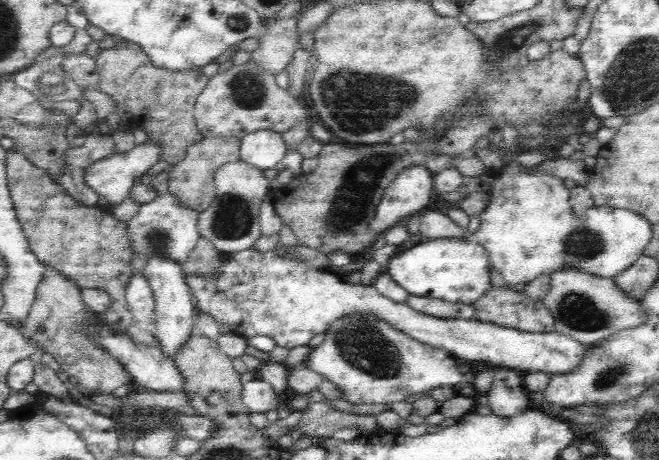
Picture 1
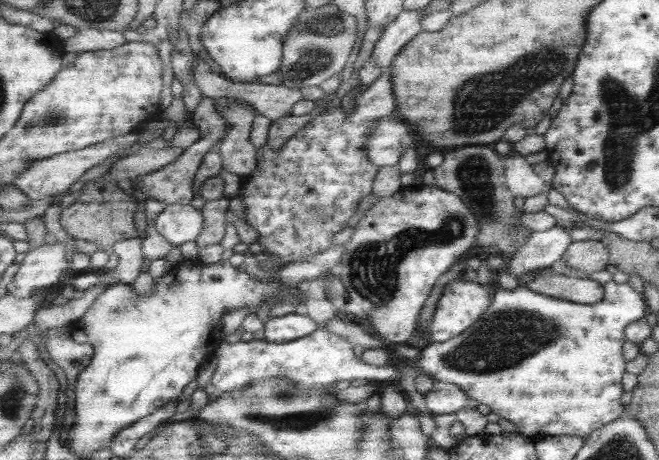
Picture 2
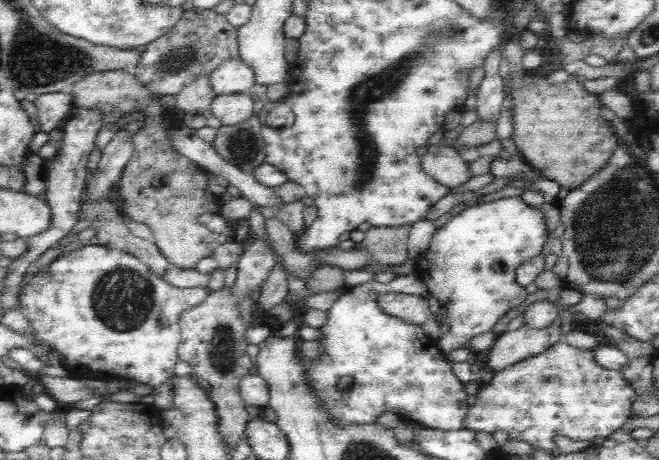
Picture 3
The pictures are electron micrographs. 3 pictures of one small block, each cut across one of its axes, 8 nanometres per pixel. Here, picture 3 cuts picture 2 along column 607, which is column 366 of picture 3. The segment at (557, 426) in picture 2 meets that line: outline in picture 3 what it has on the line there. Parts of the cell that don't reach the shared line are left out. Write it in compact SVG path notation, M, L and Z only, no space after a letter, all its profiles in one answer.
M416 273L396 275L391 282L385 284L369 280L353 287L346 287L327 312L328 322L320 328L322 336L318 343L326 347L324 354L314 358L315 363L307 363L306 377L310 379L310 385L325 400L327 412L333 414L335 422L343 426L376 423L378 416L389 410L402 414L409 421L420 423L426 429L443 432L465 429L471 410L466 400L468 396L464 390L465 384L452 371L447 356L438 350L437 340L429 338L423 327L402 322L380 308L380 296L390 293L417 295L427 300L434 297Z

